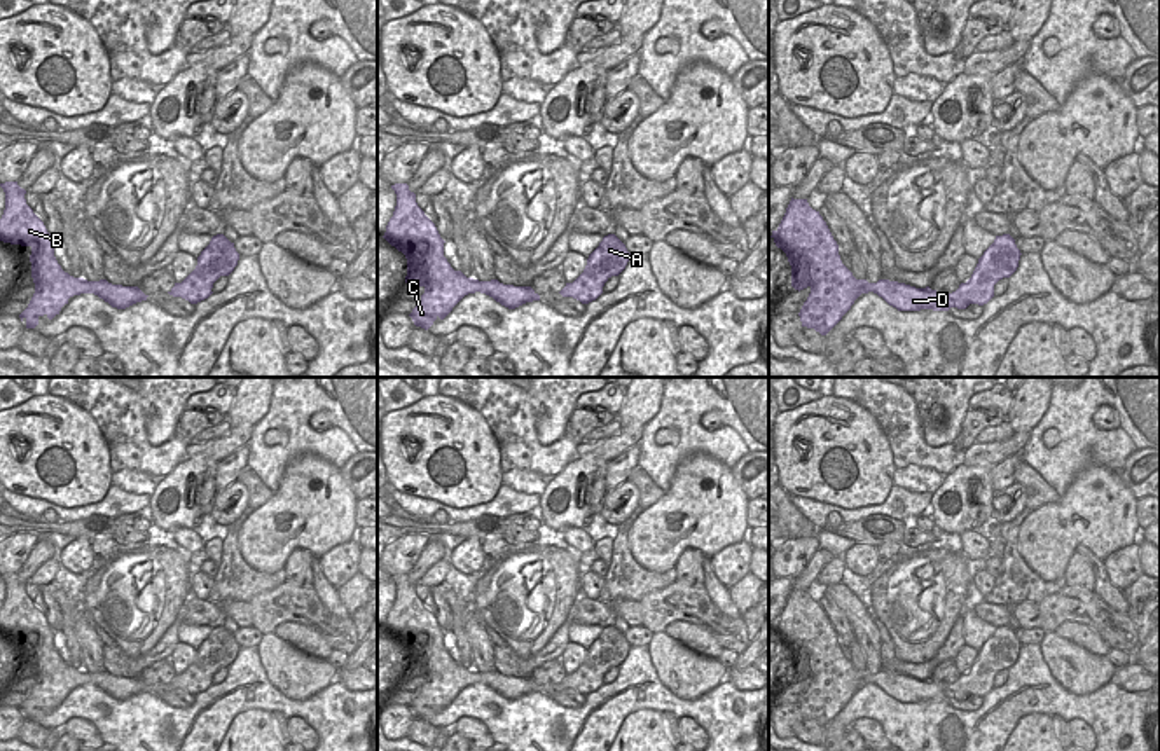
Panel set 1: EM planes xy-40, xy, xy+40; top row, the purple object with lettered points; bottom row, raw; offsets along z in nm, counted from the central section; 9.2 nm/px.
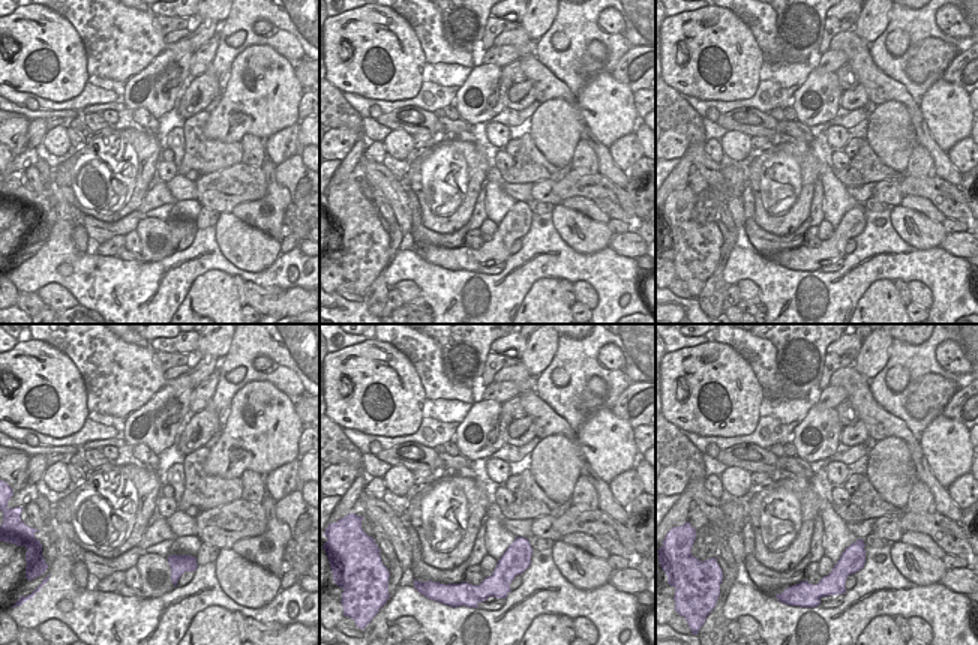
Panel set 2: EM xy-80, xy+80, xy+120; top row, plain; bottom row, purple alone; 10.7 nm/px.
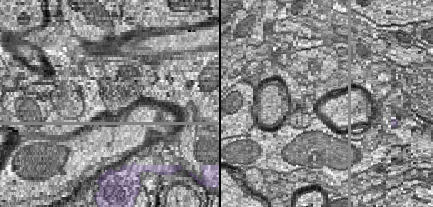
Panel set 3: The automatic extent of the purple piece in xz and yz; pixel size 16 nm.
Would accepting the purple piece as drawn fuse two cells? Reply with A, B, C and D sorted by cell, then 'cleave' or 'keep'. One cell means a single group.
groups A B C D; keep

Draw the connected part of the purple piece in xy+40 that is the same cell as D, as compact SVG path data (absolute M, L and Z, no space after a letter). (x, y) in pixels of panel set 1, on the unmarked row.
M807 590L790 592L786 604L770 627L791 657L791 678L811 679L798 707L802 718L826 727L851 700L861 685L873 683L898 702L949 702L966 700L970 695L984 697L994 688L994 676L1010 669L1020 651L1020 641L1010 625L996 627L994 634L978 650L966 674L952 685L929 678L915 679L905 674L879 671L868 674L856 671L842 655L839 636L819 603Z

